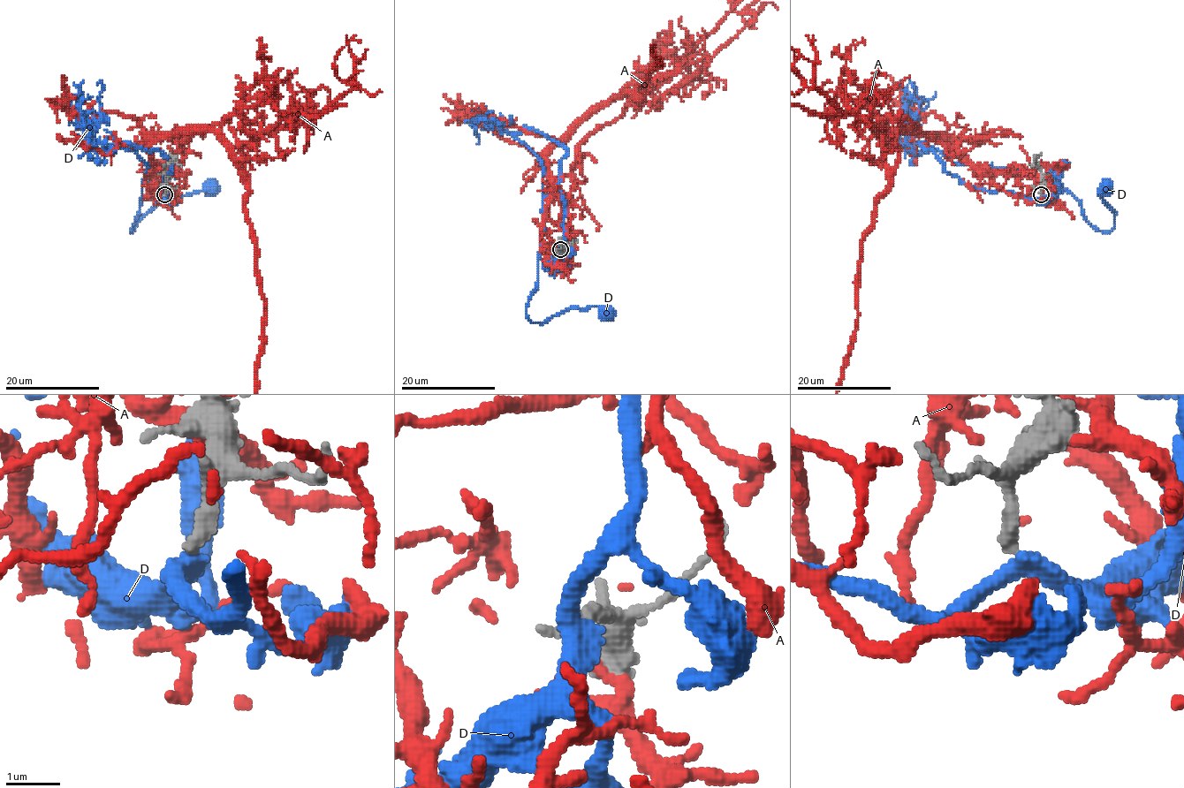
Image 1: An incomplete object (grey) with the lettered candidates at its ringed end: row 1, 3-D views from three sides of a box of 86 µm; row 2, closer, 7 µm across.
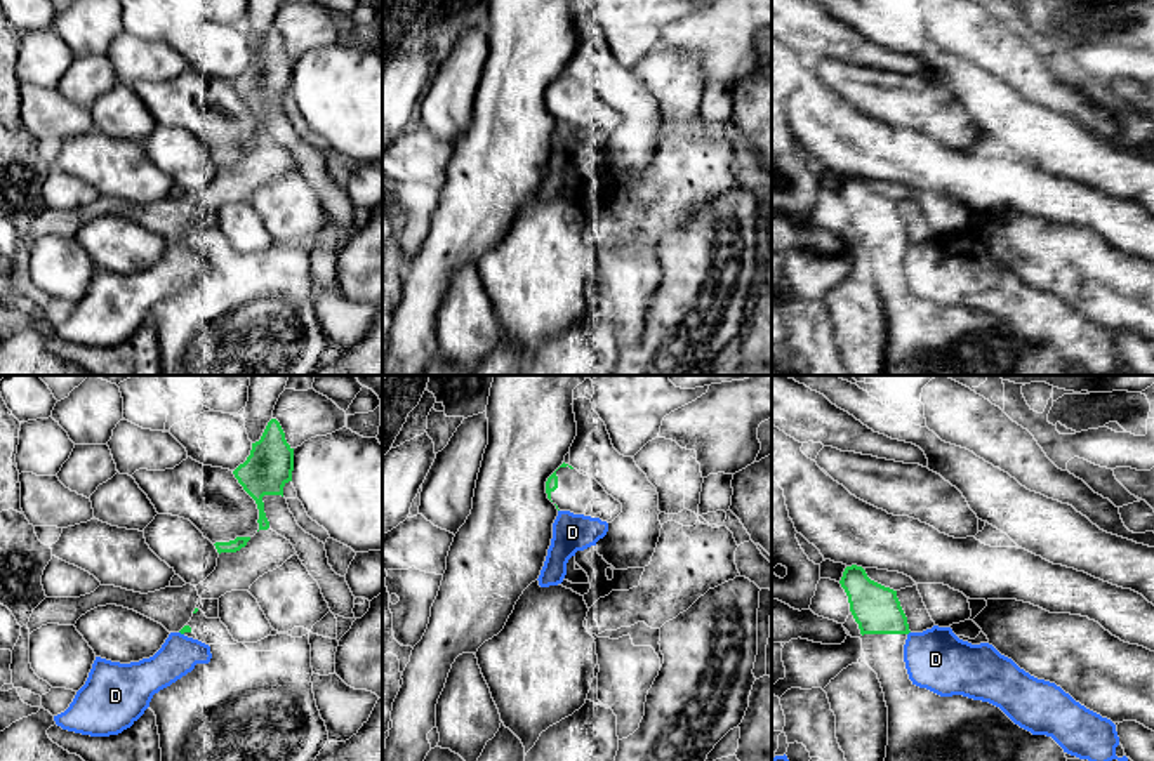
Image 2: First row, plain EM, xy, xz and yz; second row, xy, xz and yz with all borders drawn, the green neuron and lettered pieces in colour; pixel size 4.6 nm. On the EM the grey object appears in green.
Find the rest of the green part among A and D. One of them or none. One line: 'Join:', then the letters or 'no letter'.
Join: no letter

